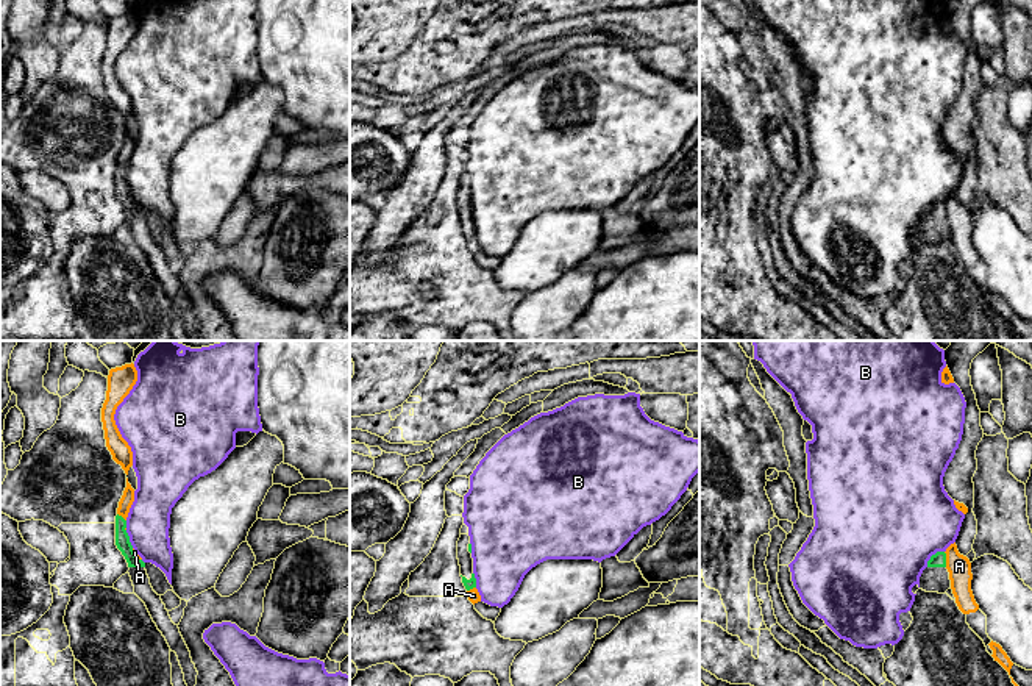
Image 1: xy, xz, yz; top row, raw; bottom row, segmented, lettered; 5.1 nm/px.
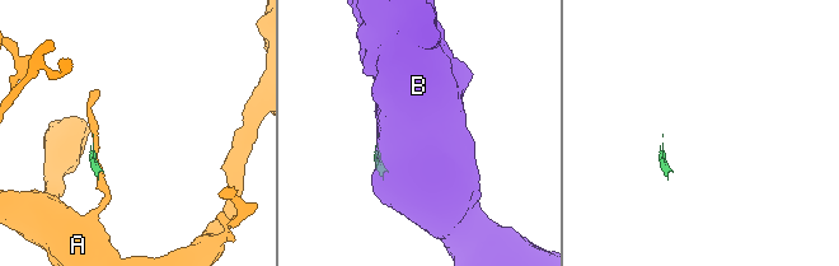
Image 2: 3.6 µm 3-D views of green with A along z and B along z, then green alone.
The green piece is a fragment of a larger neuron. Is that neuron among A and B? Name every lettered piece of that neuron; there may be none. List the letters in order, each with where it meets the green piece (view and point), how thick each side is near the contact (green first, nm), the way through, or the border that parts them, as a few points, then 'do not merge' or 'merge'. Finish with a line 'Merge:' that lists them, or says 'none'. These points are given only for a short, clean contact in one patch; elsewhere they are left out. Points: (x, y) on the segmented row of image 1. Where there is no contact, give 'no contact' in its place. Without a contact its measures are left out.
A: meets green in yz at (945, 560); 80 nm thick on the green side, 120 nm on the other; do not merge
B: meets green in yz at (932, 555); 80 nm thick on the green side, 500 nm on the other; do not merge
Merge: none

